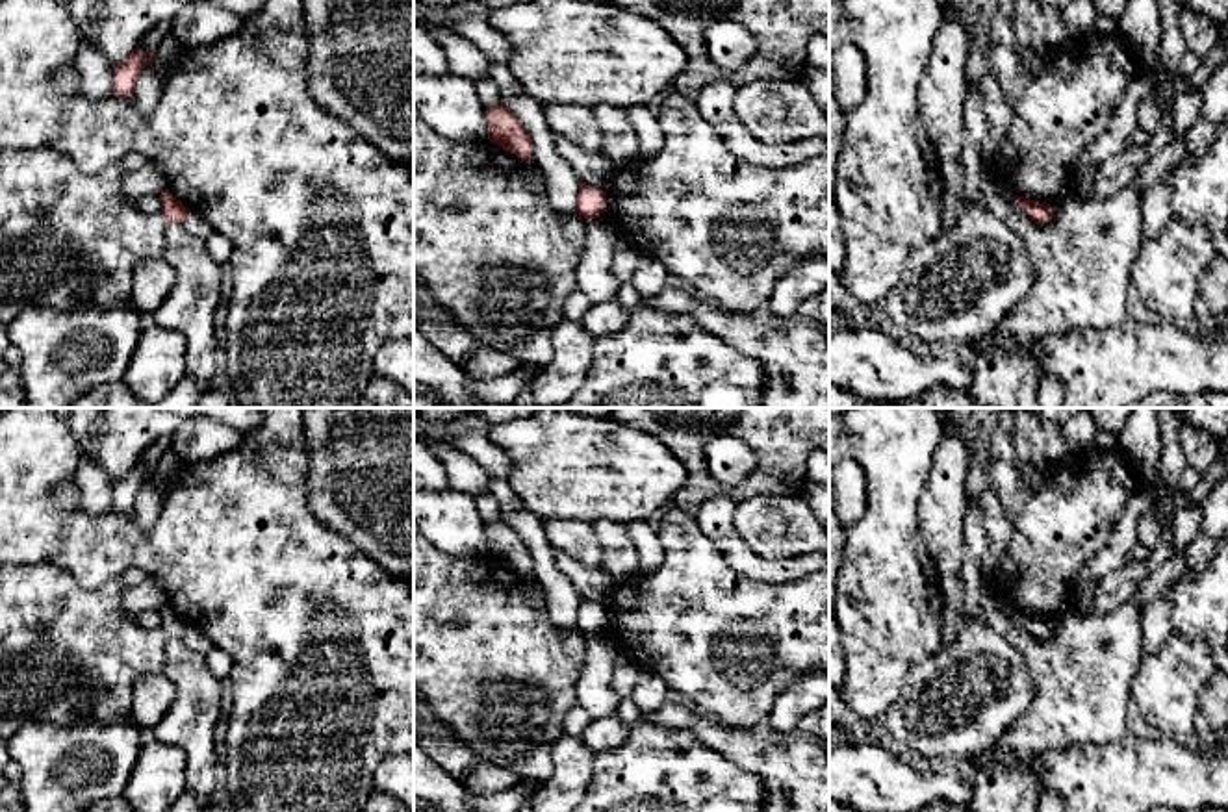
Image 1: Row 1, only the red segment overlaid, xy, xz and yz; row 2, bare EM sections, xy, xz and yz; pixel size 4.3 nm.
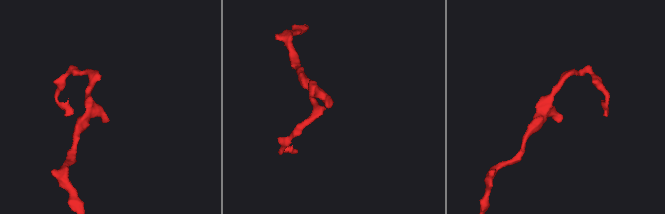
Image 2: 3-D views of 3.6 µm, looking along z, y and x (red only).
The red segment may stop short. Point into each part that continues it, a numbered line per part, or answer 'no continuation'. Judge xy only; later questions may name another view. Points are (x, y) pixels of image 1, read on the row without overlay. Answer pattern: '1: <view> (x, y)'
1: xy (197, 640)

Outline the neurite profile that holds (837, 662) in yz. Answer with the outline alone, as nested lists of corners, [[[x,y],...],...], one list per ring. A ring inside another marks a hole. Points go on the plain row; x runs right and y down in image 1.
[[[829,612],[829,686],[840,691],[846,671],[846,658],[842,641],[838,638],[838,625],[833,612]]]

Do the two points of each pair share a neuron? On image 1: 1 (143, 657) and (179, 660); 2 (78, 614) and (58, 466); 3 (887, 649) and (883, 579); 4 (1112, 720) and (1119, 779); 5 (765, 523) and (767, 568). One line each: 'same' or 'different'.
1: different
2: different
3: same
4: different
5: different

